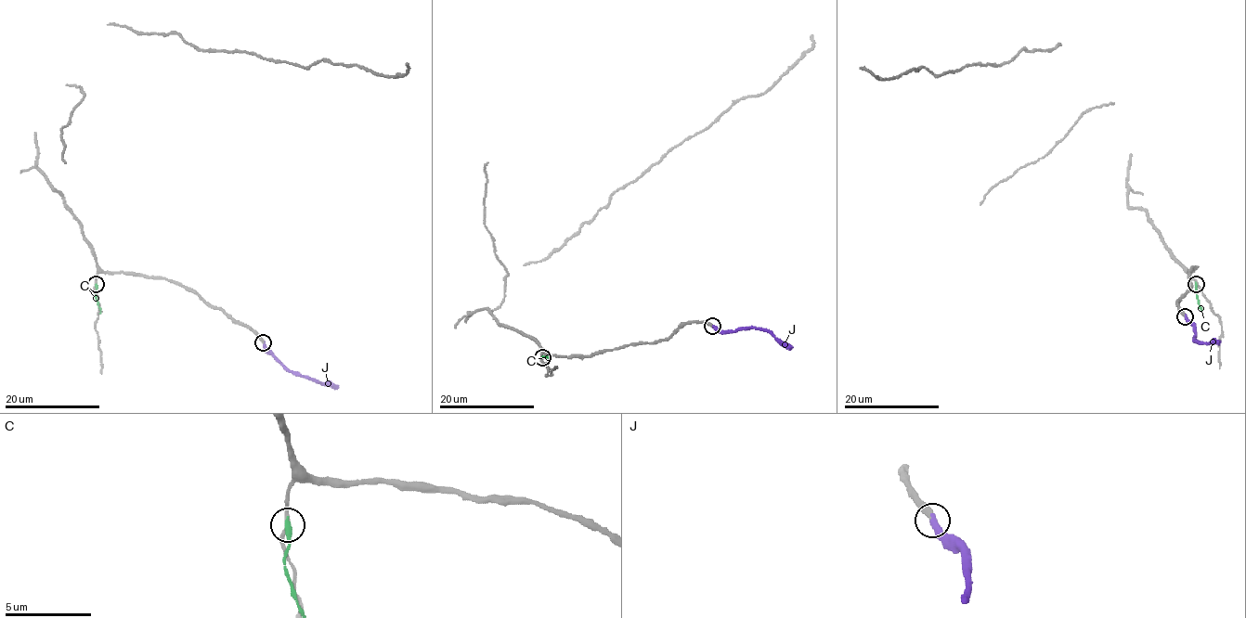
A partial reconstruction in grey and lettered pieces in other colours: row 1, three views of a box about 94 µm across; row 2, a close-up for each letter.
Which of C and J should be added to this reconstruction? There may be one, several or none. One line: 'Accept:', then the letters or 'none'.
Accept: J

